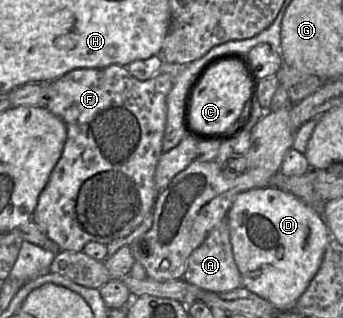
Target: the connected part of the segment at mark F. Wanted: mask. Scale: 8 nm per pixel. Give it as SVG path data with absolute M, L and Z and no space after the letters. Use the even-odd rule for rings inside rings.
M109 65L105 68L77 68L60 78L51 81L48 86L48 102L46 109L60 117L67 129L67 138L60 159L50 174L50 178L39 195L32 221L62 251L80 252L88 242L109 244L117 239L128 236L144 220L153 207L158 195L154 182L156 166L162 155L162 140L167 119L167 95L173 87L174 76L171 73L157 73L147 80L138 80L130 74L126 66Z

